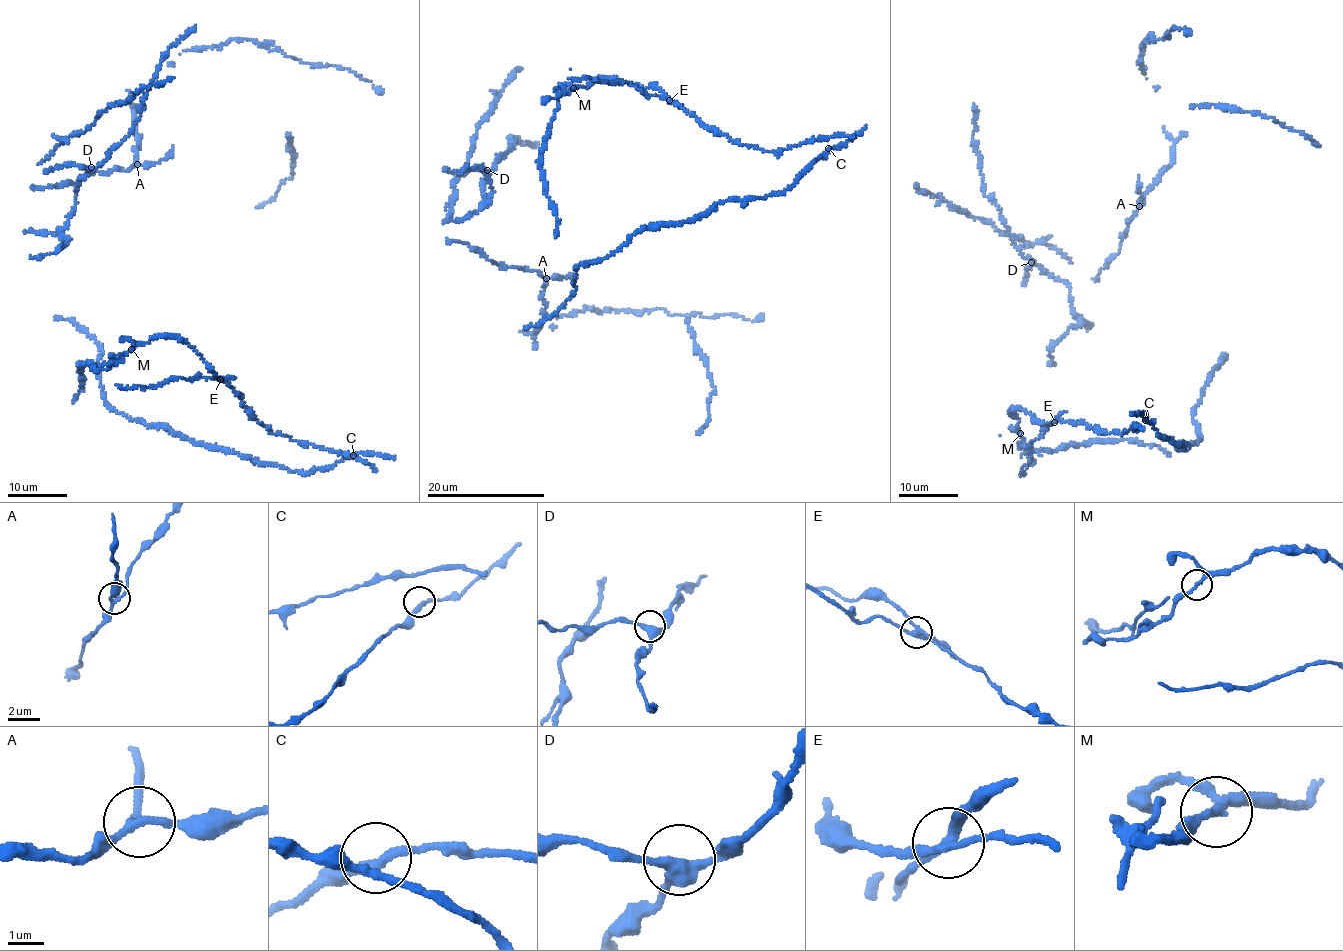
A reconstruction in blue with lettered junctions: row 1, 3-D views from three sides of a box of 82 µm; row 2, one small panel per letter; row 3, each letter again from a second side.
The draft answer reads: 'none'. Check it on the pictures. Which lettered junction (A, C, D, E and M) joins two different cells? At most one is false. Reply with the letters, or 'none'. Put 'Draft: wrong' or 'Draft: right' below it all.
E
Draft: wrong

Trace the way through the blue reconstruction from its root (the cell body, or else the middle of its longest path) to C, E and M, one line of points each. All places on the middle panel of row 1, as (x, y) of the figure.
C: (716, 204), (728, 200), (763, 199), (784, 193), (828, 148)
E: (716, 204), (784, 193), (827, 150), (827, 139), (812, 138), (772, 152), (742, 145), (669, 100)
M: (716, 204), (784, 193), (827, 150), (827, 139), (770, 152), (710, 129), (656, 88), (599, 77), (573, 89)

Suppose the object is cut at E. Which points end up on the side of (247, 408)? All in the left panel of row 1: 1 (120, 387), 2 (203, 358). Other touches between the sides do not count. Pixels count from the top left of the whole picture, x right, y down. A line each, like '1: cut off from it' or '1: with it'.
1: cut off from it
2: with it

